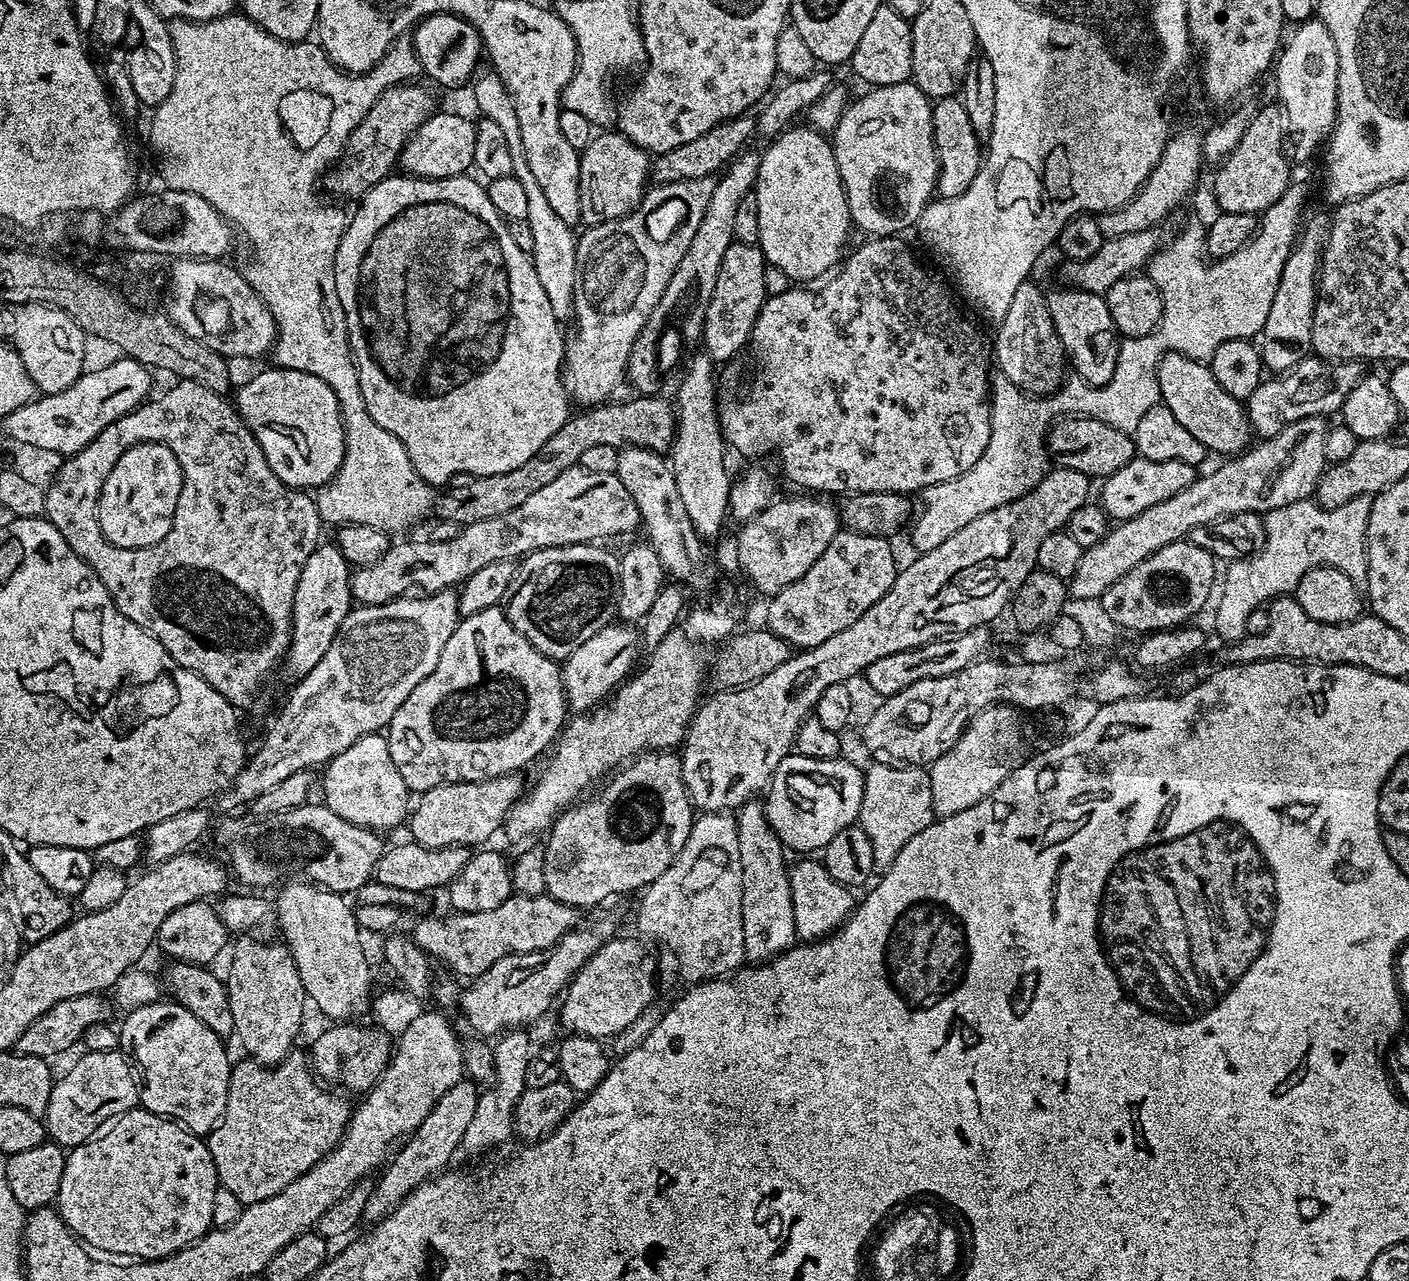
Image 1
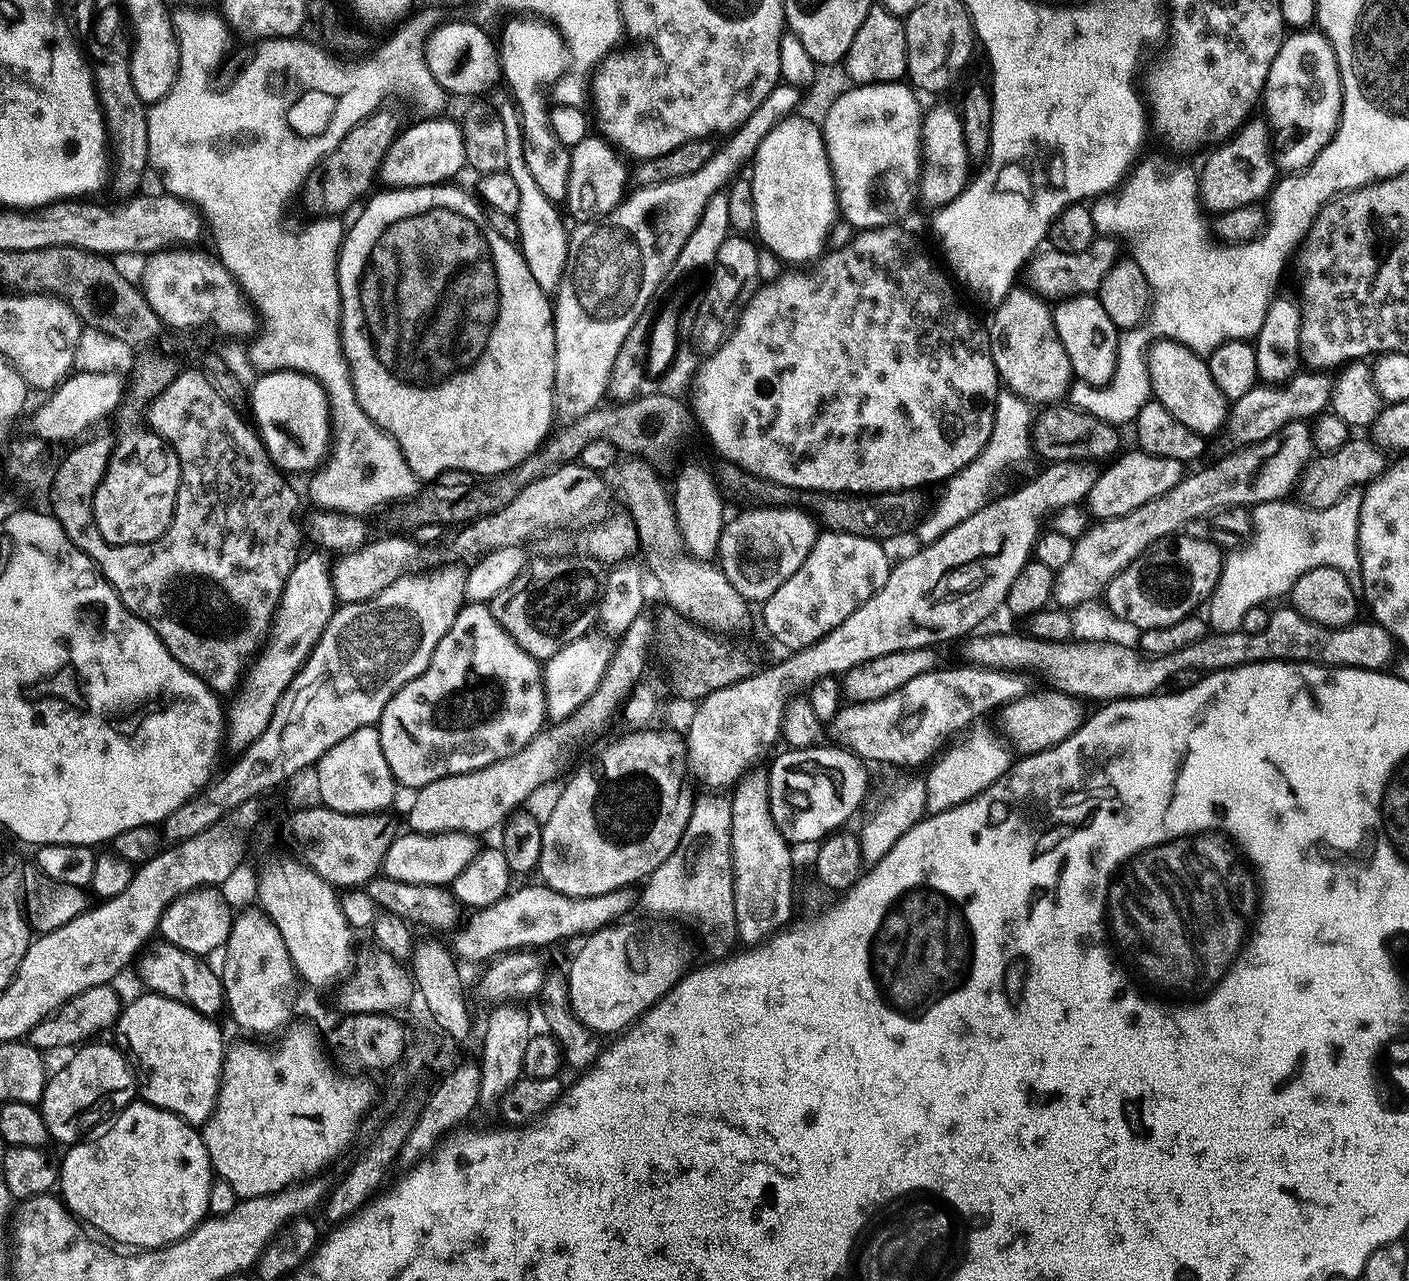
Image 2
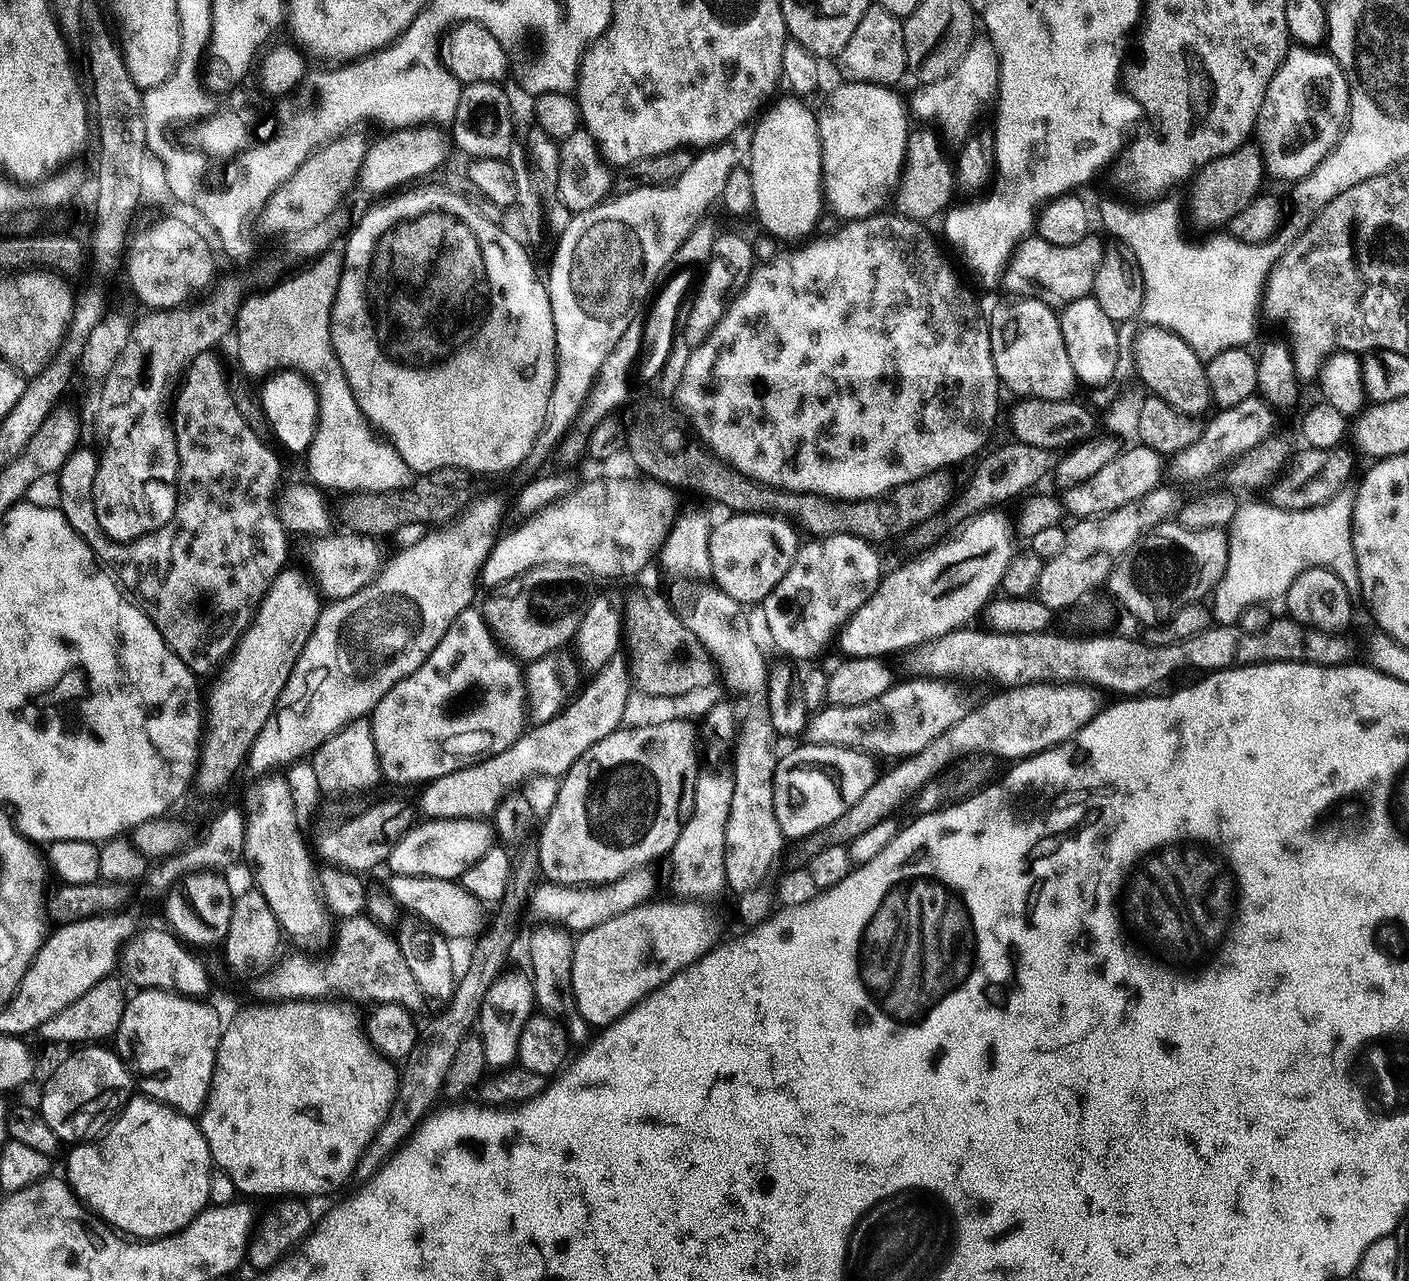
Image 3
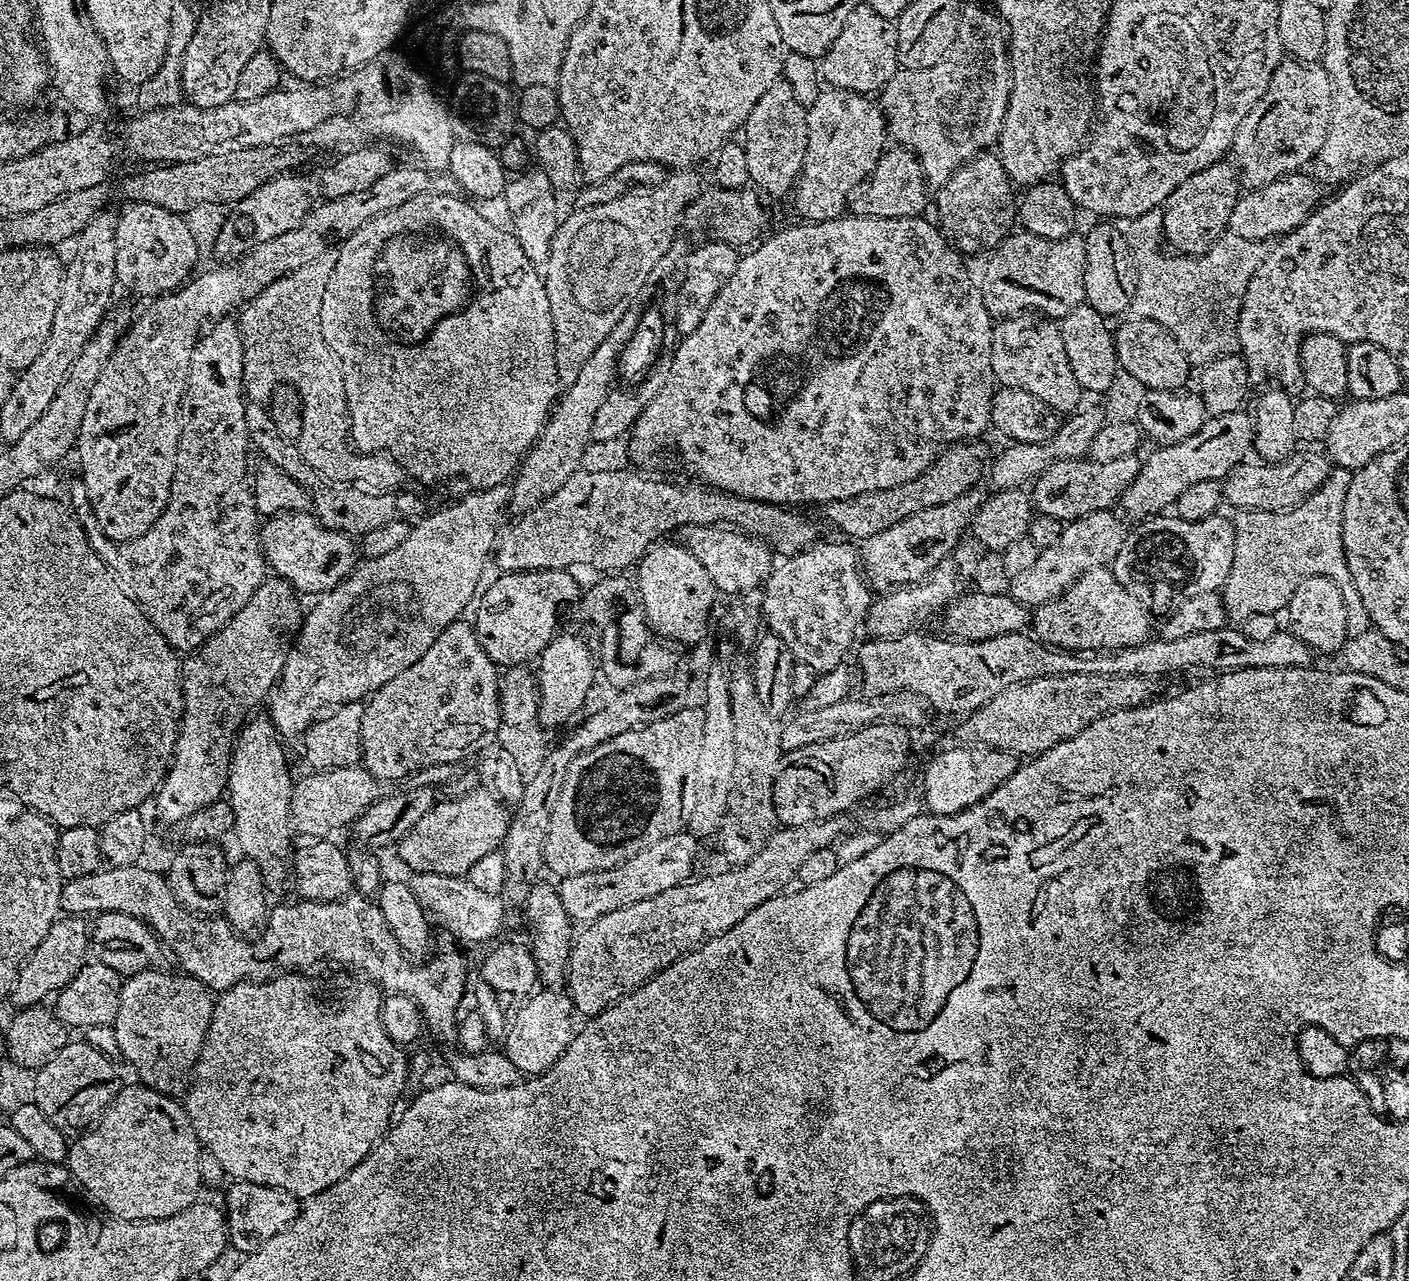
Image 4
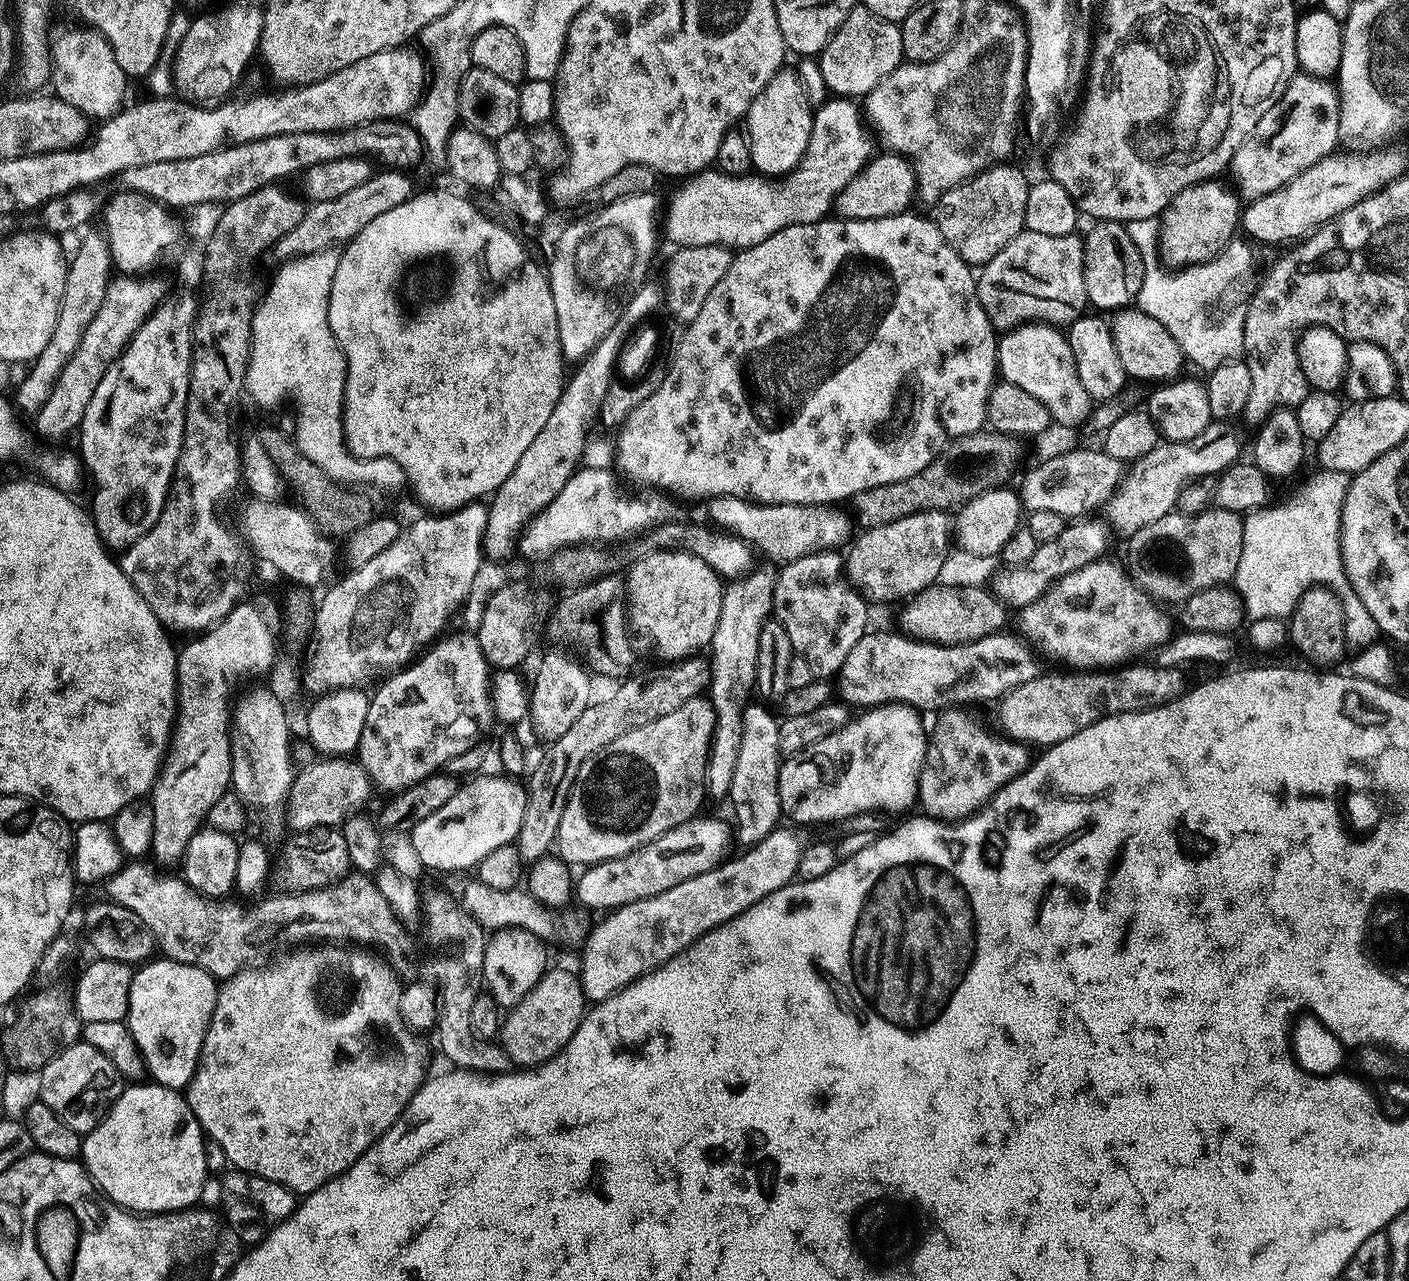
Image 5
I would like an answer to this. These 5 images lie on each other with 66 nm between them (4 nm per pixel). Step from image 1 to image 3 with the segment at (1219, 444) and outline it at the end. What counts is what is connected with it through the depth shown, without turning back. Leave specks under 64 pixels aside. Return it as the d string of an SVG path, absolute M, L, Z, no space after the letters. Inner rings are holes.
M1144 326L1141 329L1132 344L1132 364L1140 375L1139 383L1151 395L1162 398L1179 412L1185 412L1193 418L1199 417L1199 412L1210 408L1208 383L1204 373L1205 361L1178 334L1155 326Z

